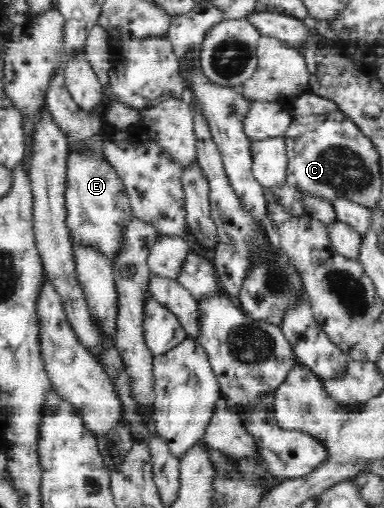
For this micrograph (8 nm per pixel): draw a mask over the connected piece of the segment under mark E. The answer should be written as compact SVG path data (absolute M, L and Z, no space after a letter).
M71 155L67 181L68 189L66 192L68 210L66 223L71 230L71 237L74 242L87 242L87 244L97 246L97 248L103 250L103 253L112 259L118 248L121 233L123 233L123 229L125 229L125 223L133 219L129 200L127 200L127 196L125 196L125 192L123 192L123 186L121 186L121 182L119 182L119 178L117 178L116 173L113 172L113 168L107 164L107 161L99 164L99 162L95 162L95 160L91 158L91 155Z

